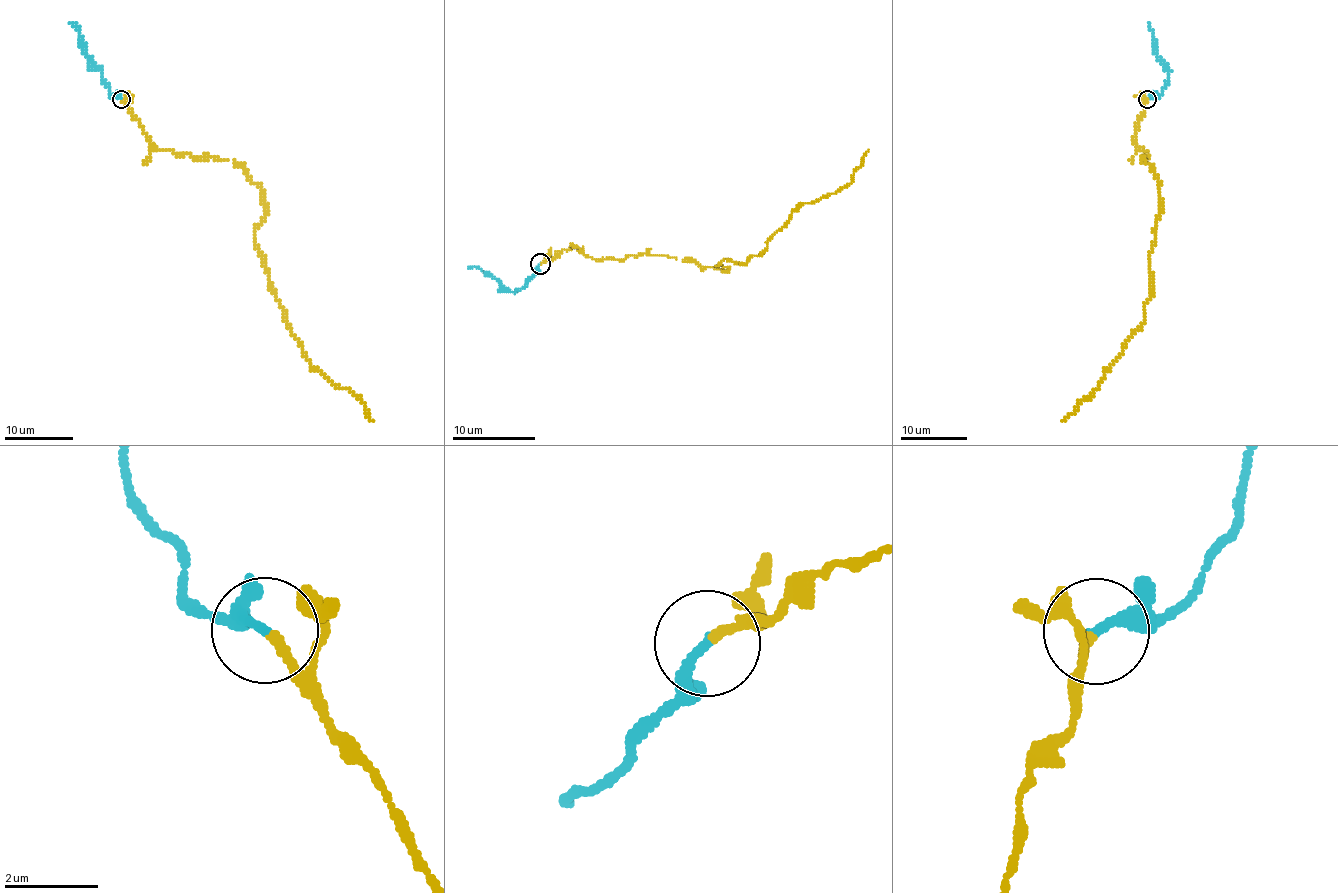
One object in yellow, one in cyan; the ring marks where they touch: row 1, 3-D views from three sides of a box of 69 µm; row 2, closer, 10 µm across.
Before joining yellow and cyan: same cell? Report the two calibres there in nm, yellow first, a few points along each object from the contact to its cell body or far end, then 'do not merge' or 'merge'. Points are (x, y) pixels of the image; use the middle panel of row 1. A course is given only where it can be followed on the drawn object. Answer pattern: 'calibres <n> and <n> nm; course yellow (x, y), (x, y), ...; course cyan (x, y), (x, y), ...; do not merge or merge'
calibres 180 and 220 nm; course yellow (541, 264), (576, 248), (730, 268), (716, 266), (762, 254), (789, 215), (844, 187), (868, 149); course cyan (541, 264), (518, 290), (513, 292), (477, 266), (468, 268); do not merge

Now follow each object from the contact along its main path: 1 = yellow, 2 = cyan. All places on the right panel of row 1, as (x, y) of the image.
1: (1147, 99), (1135, 142), (1160, 194), (1148, 259), (1151, 295), (1143, 322), (1097, 388), (1062, 421)
2: (1147, 99), (1160, 94), (1168, 82), (1169, 70), (1156, 54), (1156, 39), (1149, 24)

